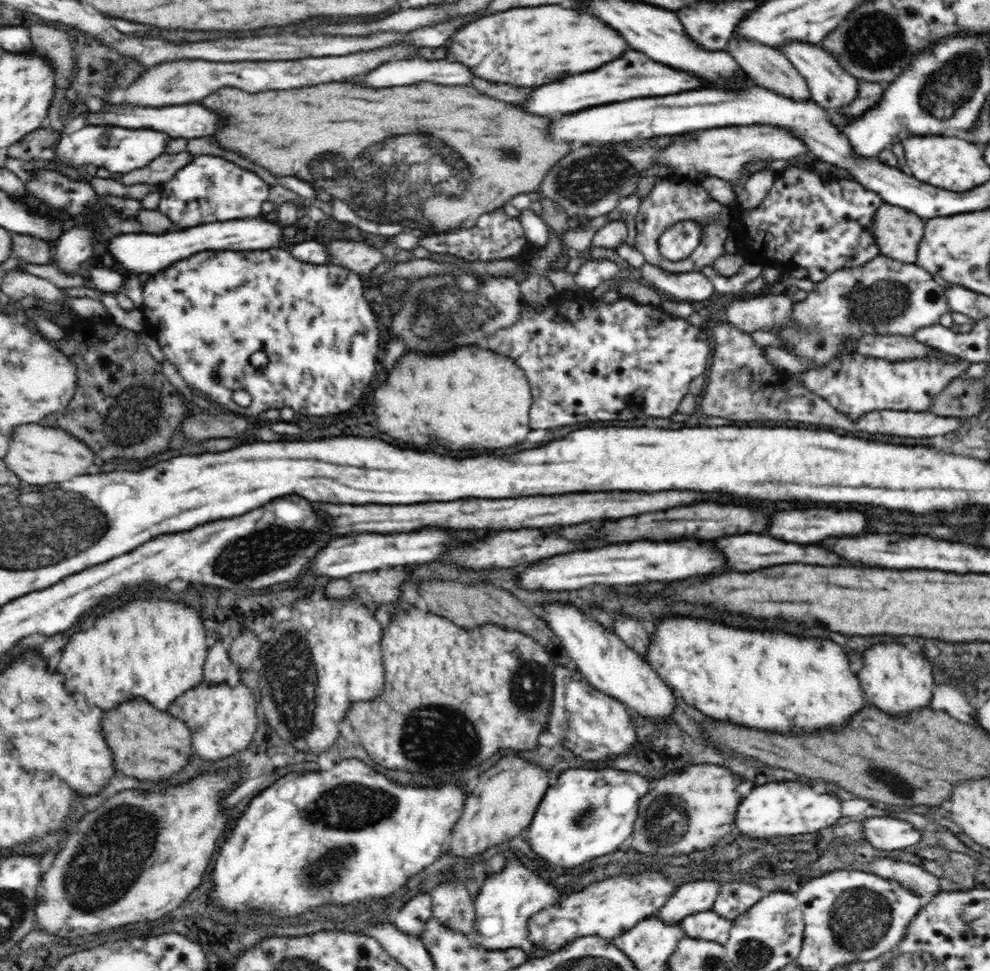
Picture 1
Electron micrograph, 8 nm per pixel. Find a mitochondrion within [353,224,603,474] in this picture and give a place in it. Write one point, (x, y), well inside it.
(447, 311)

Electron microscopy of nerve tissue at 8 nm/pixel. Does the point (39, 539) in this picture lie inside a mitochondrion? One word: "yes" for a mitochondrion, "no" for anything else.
yes

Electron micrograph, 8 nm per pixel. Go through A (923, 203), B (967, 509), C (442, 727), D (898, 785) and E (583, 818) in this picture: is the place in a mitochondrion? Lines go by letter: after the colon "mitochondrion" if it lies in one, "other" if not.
A: other
B: other
C: mitochondrion
D: mitochondrion
E: mitochondrion

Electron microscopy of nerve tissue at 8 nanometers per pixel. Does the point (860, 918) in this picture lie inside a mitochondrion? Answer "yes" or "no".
yes

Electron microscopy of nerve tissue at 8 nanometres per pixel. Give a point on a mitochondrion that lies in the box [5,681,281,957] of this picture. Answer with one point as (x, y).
(107, 861)

